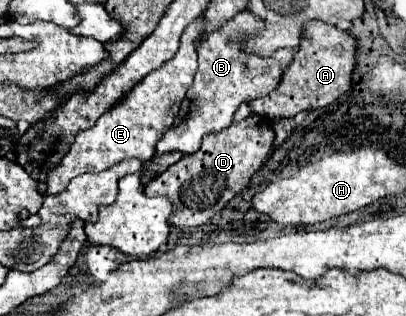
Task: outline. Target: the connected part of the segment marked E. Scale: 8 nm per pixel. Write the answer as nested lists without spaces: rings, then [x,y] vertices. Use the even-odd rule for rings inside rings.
[[[194,20],[180,38],[180,48],[168,62],[162,64],[162,68],[150,72],[142,82],[136,84],[136,90],[124,100],[124,106],[116,106],[116,110],[108,110],[104,116],[98,118],[98,122],[82,130],[74,144],[70,146],[68,154],[62,158],[62,162],[48,172],[48,190],[46,194],[56,194],[60,190],[66,190],[68,182],[84,172],[104,172],[112,168],[114,164],[126,160],[126,158],[138,158],[144,164],[148,164],[156,152],[156,142],[162,138],[162,134],[174,124],[174,118],[178,116],[180,104],[186,96],[186,90],[192,86],[192,78],[198,70],[196,62],[196,38],[202,30],[202,20]]]

